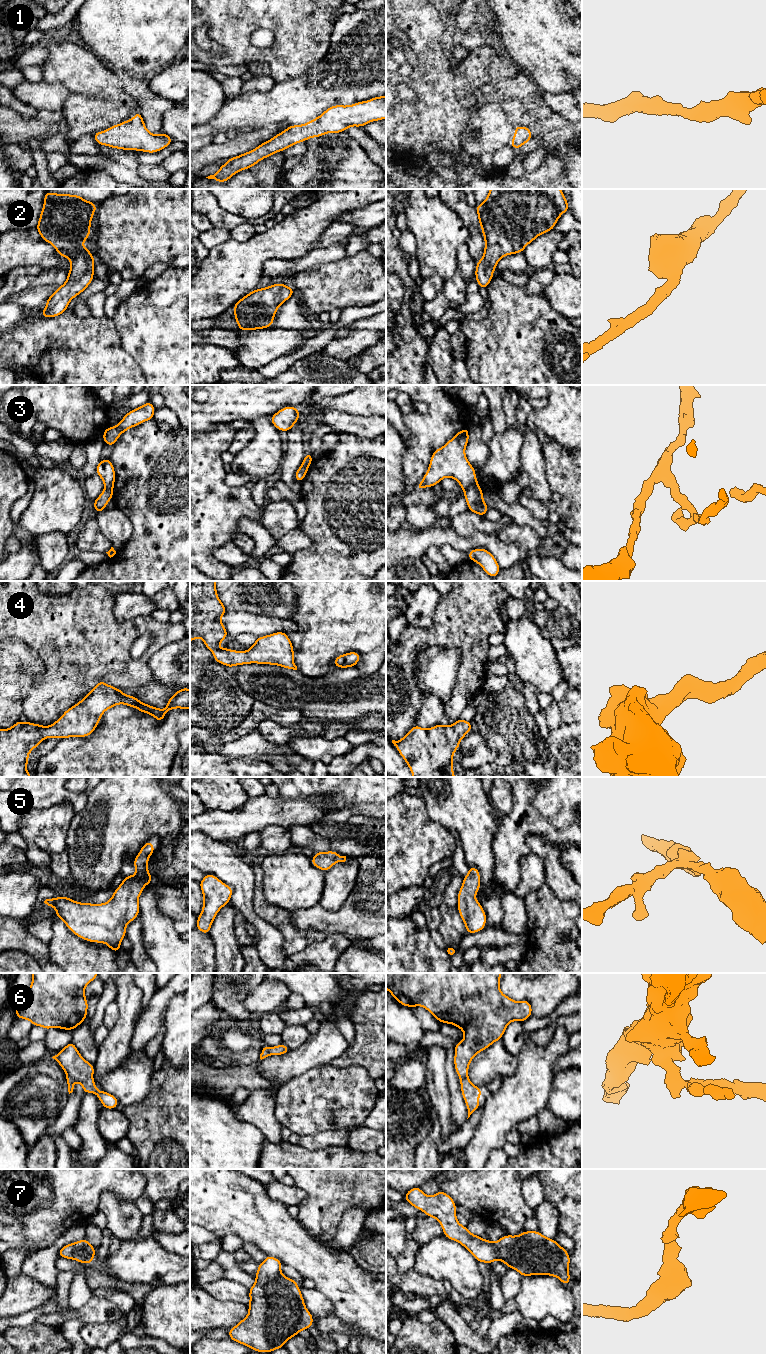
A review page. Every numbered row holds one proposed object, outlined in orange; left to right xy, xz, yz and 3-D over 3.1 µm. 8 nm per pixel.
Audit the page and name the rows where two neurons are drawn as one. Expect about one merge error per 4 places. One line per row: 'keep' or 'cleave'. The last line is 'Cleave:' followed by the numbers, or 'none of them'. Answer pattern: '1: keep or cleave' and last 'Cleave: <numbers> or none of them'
1: keep
2: keep
3: cleave
4: keep
5: keep
6: cleave
7: keep
Cleave: 3, 6

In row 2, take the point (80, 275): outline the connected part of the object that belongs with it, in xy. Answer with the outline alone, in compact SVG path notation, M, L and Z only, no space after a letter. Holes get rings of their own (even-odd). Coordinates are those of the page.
M47 191L44 195L44 204L36 226L41 238L54 246L60 257L66 257L71 263L66 282L46 300L46 308L40 315L57 317L67 310L70 301L87 289L94 279L94 263L91 251L82 245L90 236L93 213L97 211L97 205L84 200L79 195L57 194Z

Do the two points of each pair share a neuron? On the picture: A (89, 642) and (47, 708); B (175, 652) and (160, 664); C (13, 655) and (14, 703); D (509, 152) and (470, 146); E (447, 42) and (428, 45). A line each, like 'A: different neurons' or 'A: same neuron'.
A: same neuron
B: same neuron
C: same neuron
D: different neurons
E: different neurons

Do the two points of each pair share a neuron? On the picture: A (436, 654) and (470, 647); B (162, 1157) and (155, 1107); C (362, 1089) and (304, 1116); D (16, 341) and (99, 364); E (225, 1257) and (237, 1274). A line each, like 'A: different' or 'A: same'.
A: different
B: same
C: same
D: same
E: same

